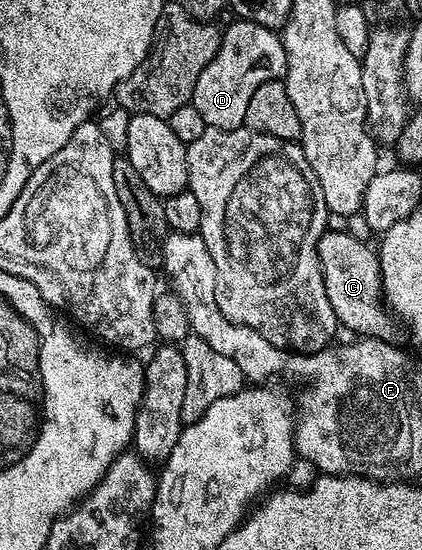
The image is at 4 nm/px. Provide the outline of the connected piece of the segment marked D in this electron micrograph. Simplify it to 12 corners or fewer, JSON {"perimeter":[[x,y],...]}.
{"perimeter":[[233,19],[192,104],[211,129],[240,129],[259,83],[285,76],[285,42]]}

